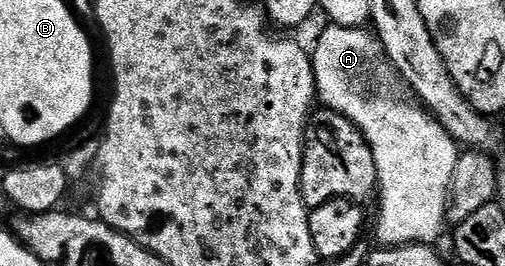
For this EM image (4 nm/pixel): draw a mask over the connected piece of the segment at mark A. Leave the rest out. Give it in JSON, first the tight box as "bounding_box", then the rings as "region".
{"bounding_box":[311,23,459,247],"region":[[[332,23],[326,26],[317,37],[317,46],[311,49],[317,95],[324,108],[334,109],[351,119],[351,123],[355,123],[355,127],[367,139],[371,155],[375,155],[379,201],[381,197],[381,206],[377,209],[376,244],[381,247],[433,245],[441,228],[446,228],[447,225],[449,188],[455,175],[459,146],[432,113],[407,95],[407,86],[401,80],[396,67],[389,61],[376,33],[365,27],[352,29]]]}

